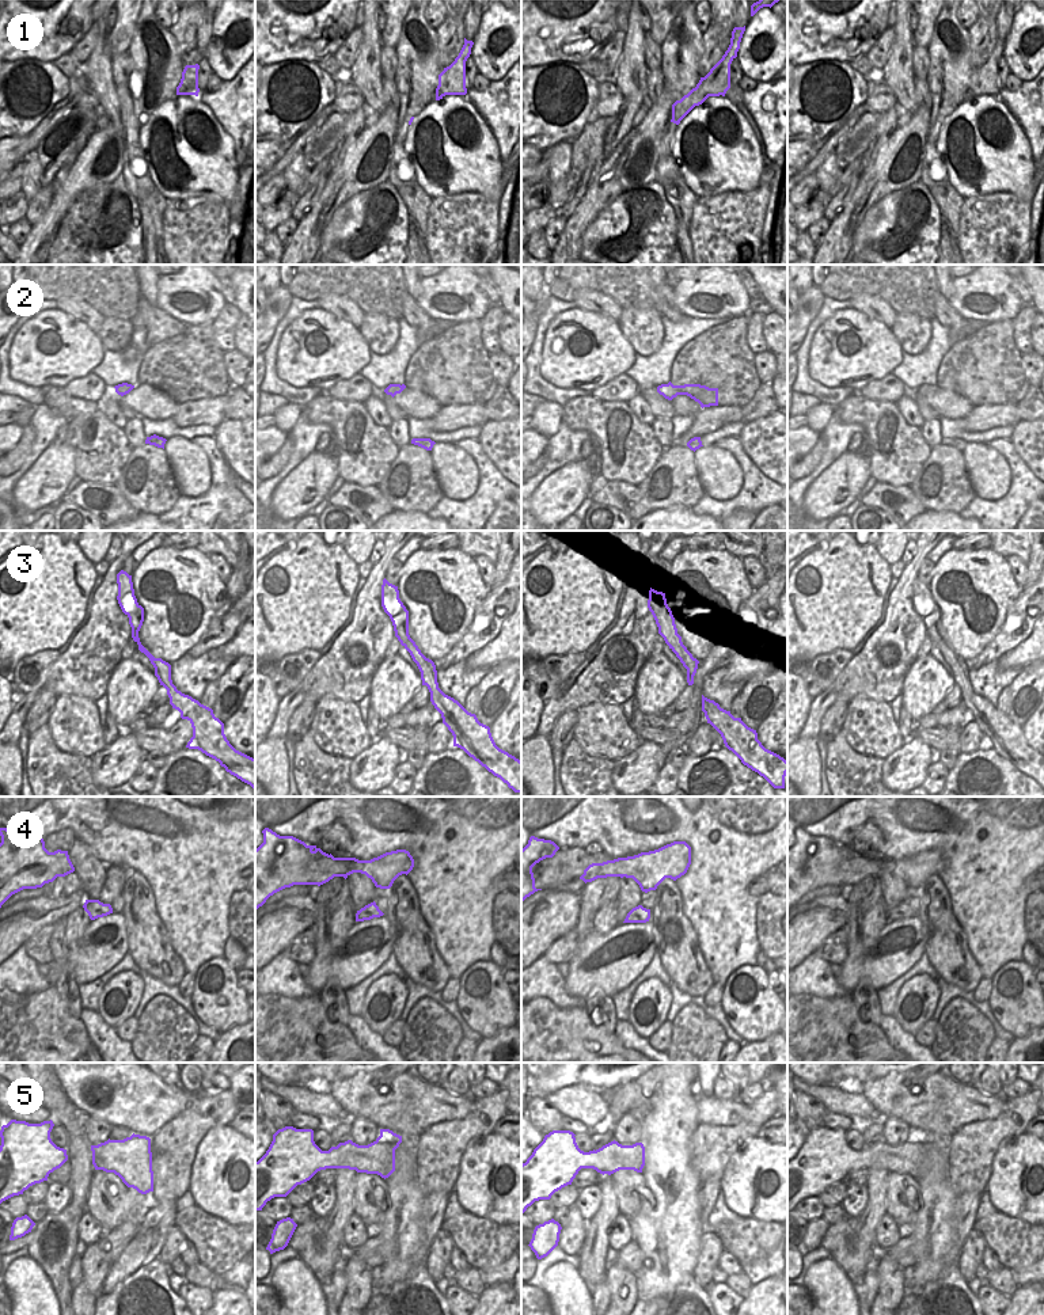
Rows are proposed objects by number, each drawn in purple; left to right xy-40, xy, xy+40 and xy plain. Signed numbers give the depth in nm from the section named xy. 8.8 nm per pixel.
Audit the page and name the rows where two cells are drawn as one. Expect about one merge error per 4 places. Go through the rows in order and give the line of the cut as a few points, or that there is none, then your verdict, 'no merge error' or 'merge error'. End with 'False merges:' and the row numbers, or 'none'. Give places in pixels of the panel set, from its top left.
1: xy (464, 71), (451, 71), (447, 75), (441, 95) | merge error
2: no cut | no merge error
3: no cut | no merge error
4: no cut | no merge error
5: no cut | no merge error
False merges: 1

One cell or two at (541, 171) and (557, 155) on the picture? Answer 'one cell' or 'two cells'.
two cells

